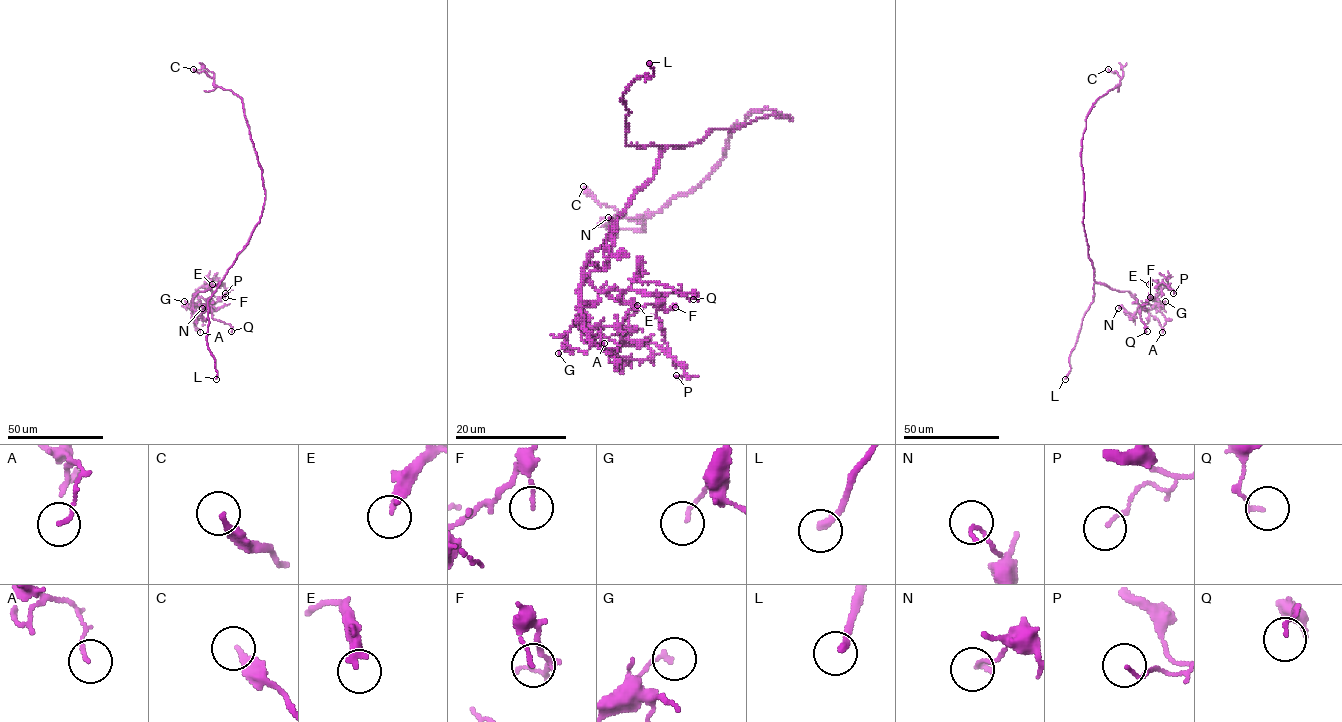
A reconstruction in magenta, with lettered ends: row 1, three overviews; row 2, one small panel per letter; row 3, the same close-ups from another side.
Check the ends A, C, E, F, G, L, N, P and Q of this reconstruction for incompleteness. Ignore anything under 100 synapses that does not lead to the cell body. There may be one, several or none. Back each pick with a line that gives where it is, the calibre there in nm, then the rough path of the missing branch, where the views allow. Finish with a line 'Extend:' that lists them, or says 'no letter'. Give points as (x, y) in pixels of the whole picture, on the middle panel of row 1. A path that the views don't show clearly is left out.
L: at (649, 63); 280 nm thick; missing branch runs (649, 63), (654, 43), (651, 48)
Extend: L

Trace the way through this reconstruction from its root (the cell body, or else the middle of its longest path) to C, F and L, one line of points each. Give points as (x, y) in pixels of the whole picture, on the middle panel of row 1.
C: (762, 117), (792, 120), (764, 109), (736, 123), (717, 167), (642, 224), (583, 186)
F: (762, 117), (712, 130), (686, 146), (667, 146), (657, 173), (583, 267), (593, 286), (618, 302), (675, 307)
L: (762, 117), (712, 130), (686, 146), (628, 145), (622, 95), (636, 78), (653, 74), (649, 63)

